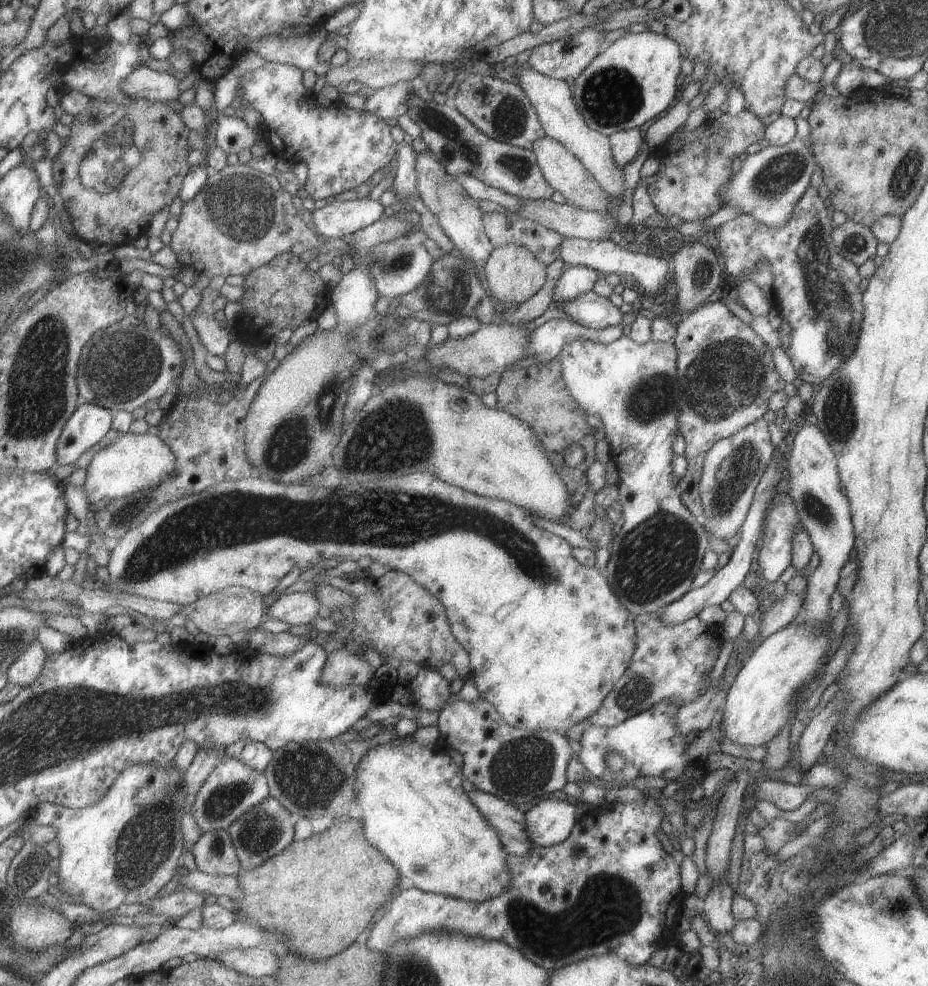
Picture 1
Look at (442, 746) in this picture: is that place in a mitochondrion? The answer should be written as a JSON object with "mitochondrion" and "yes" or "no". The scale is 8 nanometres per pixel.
{"mitochondrion":"no"}

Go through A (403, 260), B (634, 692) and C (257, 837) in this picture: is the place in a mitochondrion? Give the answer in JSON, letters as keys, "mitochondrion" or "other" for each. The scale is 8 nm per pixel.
{"A":"mitochondrion","B":"mitochondrion","C":"mitochondrion"}

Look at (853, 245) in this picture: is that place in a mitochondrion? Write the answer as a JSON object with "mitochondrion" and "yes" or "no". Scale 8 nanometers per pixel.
{"mitochondrion":"yes"}

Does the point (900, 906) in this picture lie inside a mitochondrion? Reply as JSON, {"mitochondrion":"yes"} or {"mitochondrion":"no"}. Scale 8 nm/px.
{"mitochondrion":"yes"}

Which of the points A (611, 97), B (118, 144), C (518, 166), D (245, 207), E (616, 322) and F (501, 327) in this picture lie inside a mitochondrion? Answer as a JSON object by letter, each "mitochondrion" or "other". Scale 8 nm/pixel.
{"A":"mitochondrion","B":"mitochondrion","C":"mitochondrion","D":"mitochondrion","E":"other","F":"other"}

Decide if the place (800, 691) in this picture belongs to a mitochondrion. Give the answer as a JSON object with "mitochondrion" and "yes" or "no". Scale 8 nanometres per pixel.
{"mitochondrion":"yes"}

